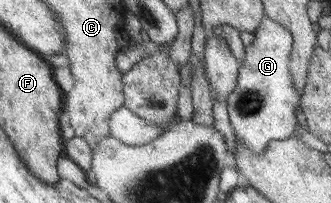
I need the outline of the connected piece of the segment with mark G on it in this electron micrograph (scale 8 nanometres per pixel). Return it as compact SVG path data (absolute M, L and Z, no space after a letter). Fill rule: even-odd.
M265 16L253 31L251 45L245 46L243 60L239 64L238 81L233 92L225 99L235 135L254 155L262 155L272 140L291 138L299 127L296 111L300 106L301 95L290 68L293 45L294 36L291 31Z

